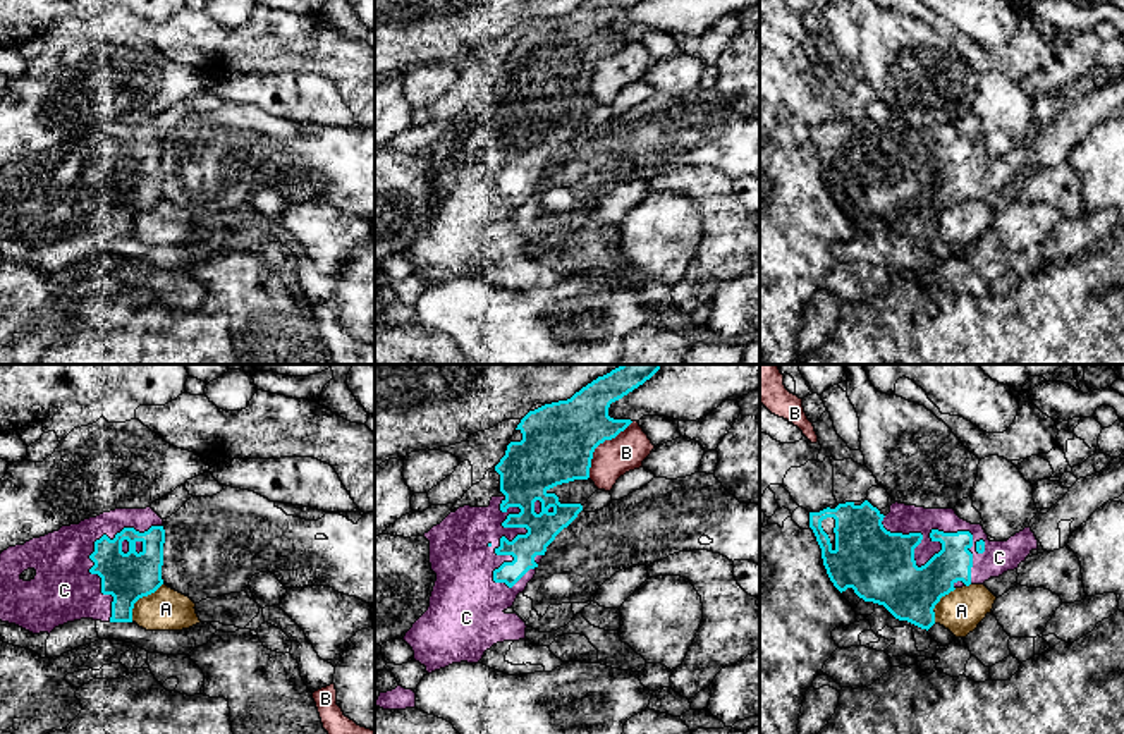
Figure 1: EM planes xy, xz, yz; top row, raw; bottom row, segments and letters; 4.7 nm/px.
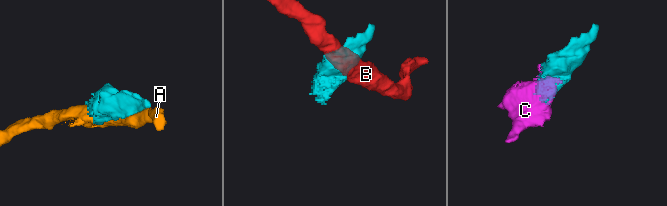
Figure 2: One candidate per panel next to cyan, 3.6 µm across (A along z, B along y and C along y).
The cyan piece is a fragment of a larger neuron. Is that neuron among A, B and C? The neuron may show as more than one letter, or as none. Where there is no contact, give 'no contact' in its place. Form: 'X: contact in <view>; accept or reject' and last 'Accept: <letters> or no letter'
A: contact in xy; reject
B: contact in xz; reject
C: contact in yz; accept
Accept: C

